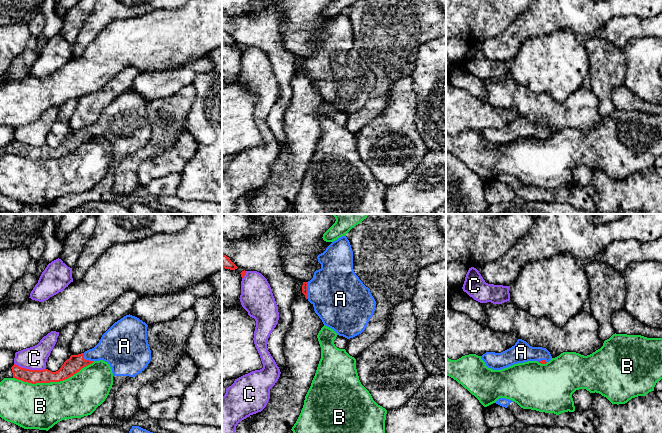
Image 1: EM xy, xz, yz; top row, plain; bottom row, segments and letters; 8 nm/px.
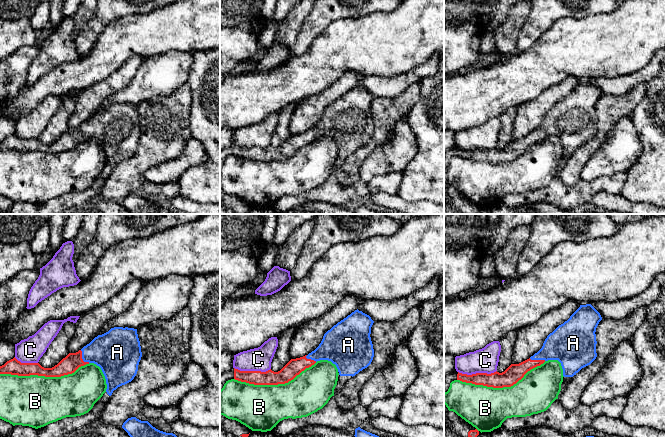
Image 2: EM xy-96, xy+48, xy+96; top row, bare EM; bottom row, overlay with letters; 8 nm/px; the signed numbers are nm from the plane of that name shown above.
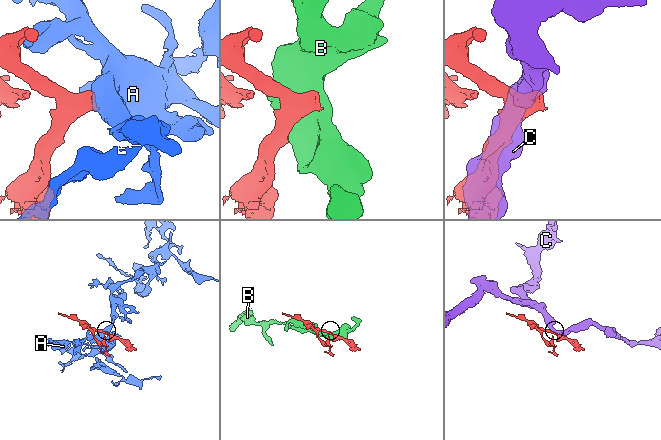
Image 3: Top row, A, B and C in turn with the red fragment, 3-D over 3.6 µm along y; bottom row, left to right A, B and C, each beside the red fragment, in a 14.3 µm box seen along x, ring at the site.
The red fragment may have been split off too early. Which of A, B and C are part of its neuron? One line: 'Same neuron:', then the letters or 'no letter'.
Same neuron: A

